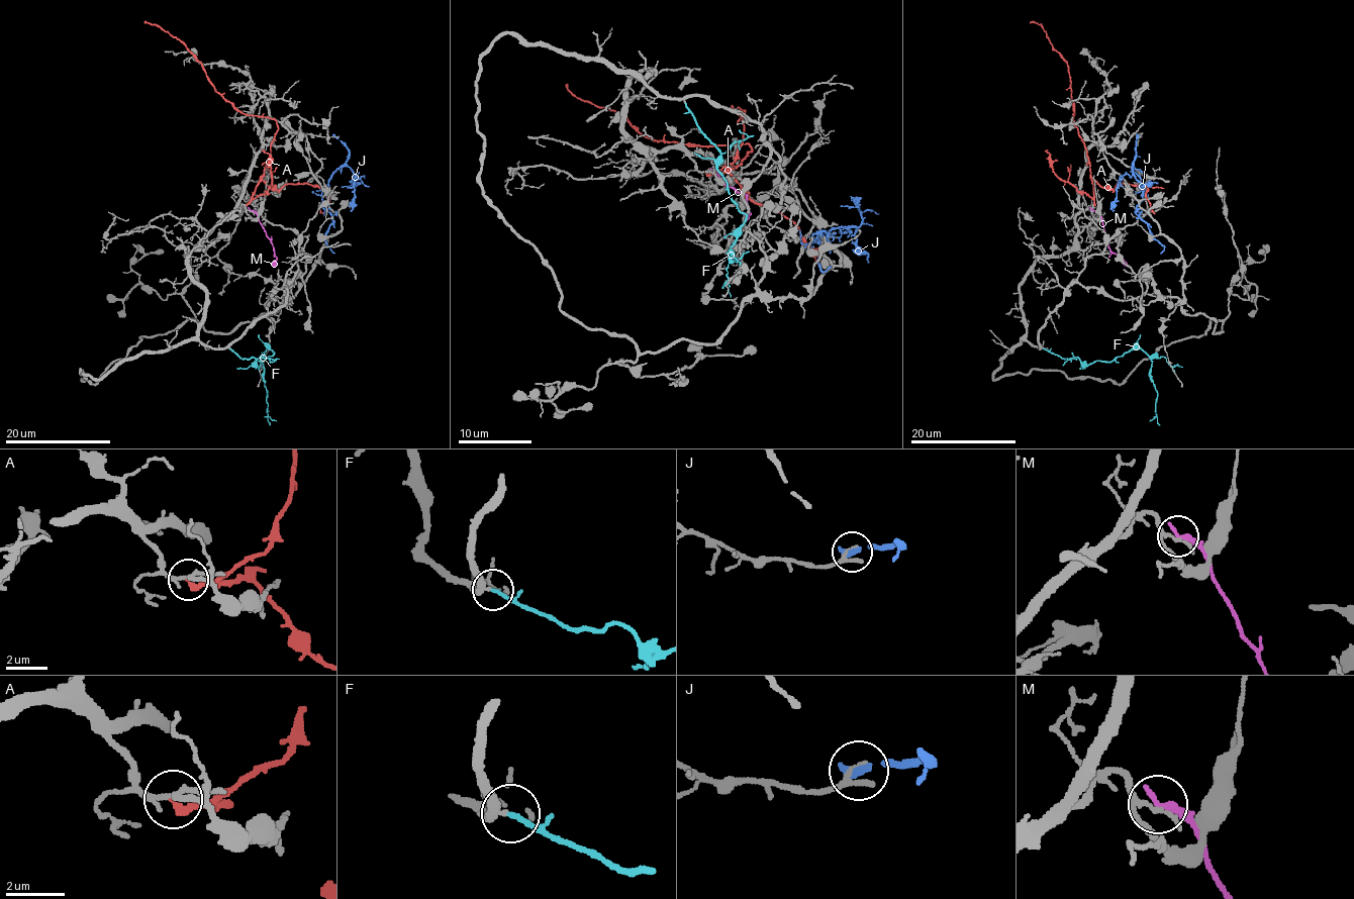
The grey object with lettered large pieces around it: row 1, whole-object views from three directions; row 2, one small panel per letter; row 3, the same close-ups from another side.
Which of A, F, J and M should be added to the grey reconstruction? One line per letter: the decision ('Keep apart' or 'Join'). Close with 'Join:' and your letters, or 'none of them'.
A: Keep apart
F: Join
J: Keep apart
M: Keep apart
Join: F

